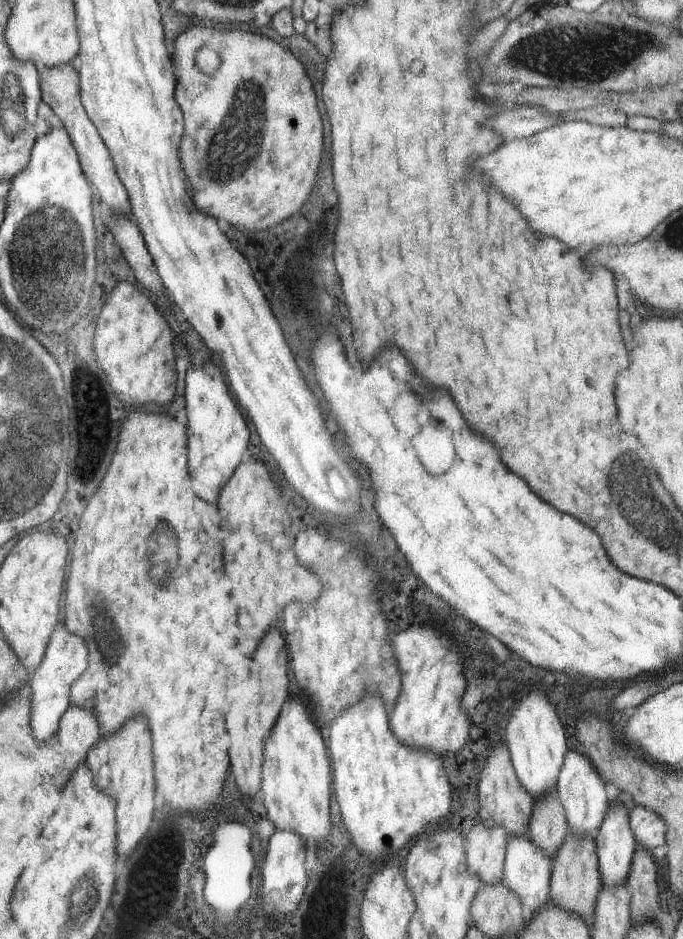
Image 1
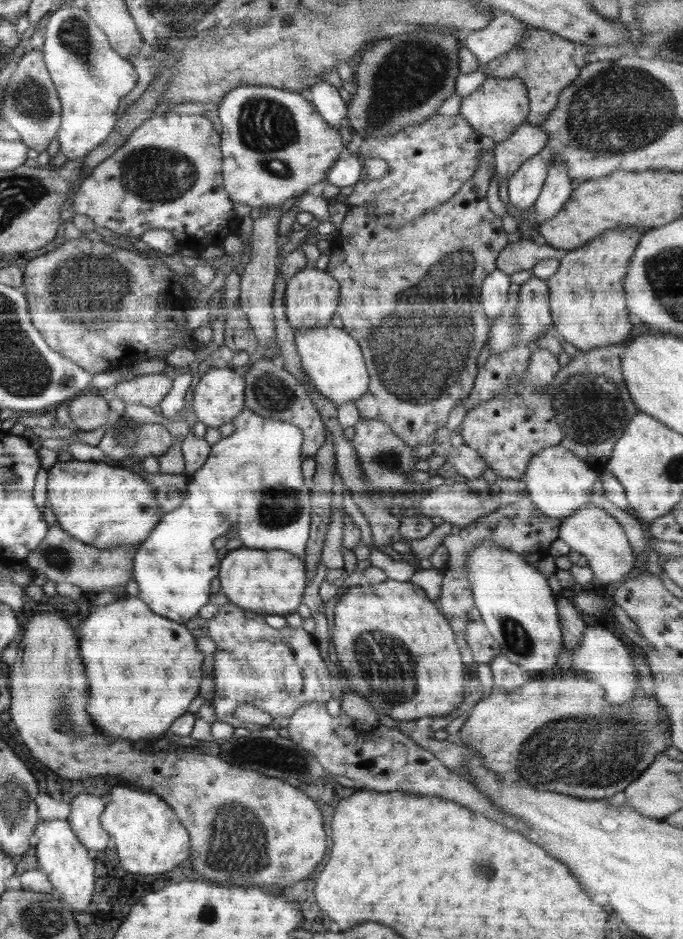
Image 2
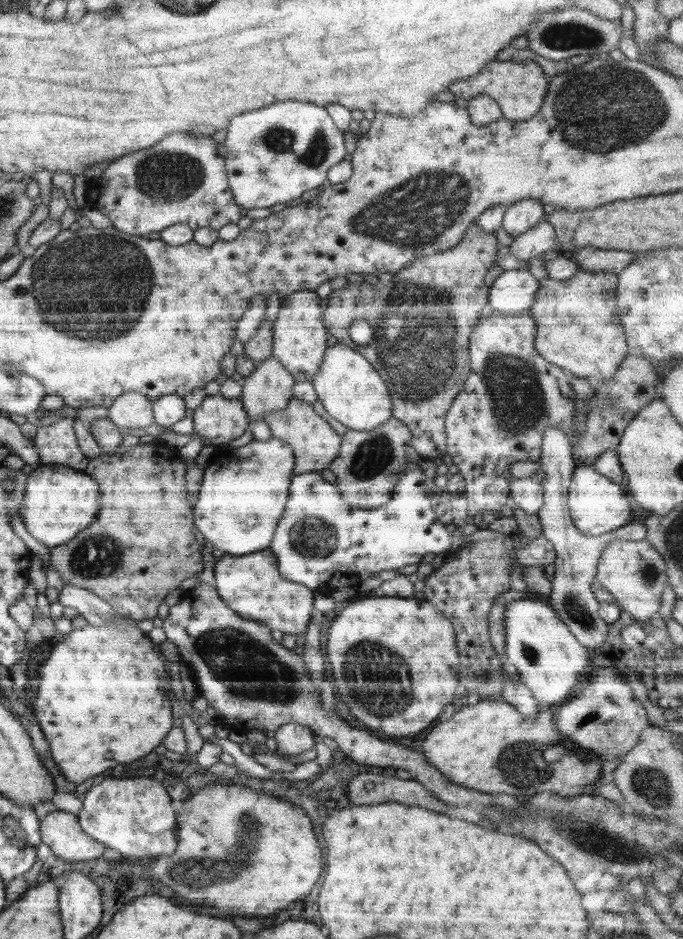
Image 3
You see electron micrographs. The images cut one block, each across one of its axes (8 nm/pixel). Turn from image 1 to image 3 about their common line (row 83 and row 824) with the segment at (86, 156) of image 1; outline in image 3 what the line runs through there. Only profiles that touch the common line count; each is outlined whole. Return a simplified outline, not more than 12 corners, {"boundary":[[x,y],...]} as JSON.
{"boundary":[[46,815],[42,842],[71,864],[106,848],[82,830],[77,815]]}

